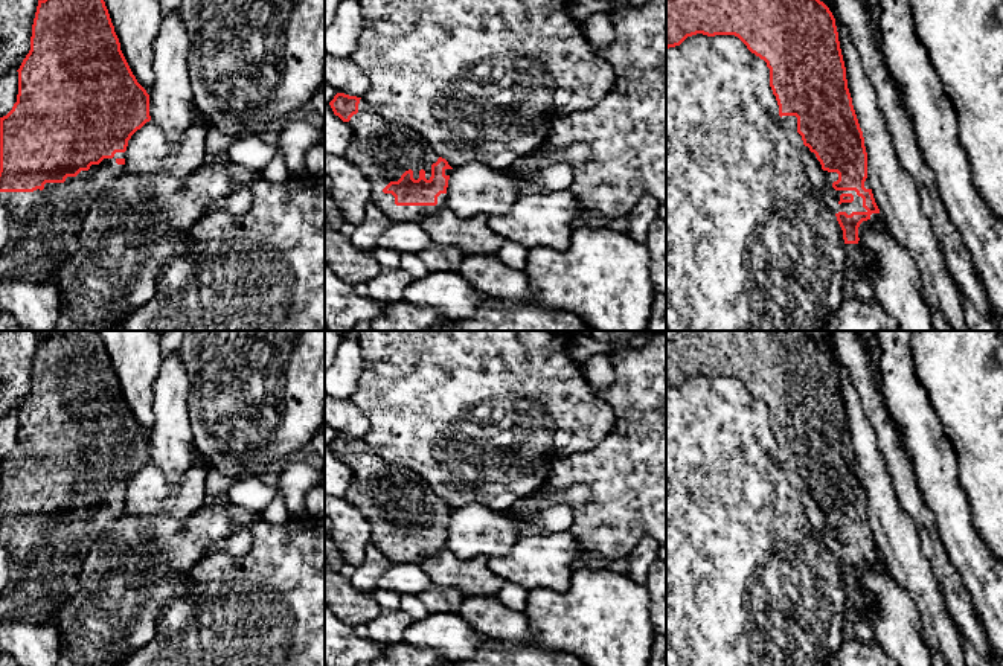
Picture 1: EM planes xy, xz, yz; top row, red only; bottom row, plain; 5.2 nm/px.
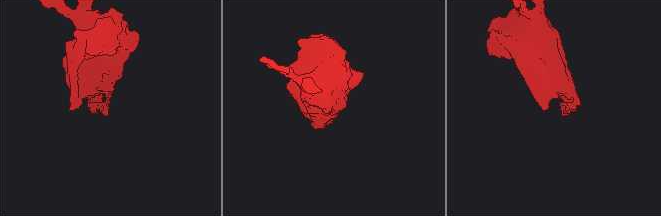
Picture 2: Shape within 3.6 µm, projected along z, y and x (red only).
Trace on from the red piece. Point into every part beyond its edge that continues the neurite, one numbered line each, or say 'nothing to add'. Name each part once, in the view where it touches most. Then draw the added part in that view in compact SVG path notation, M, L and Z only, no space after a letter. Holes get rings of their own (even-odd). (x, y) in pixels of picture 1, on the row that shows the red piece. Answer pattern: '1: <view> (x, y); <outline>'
1: yz (822, 180); M782 116L780 123L787 139L797 149L808 178L811 180L817 192L823 197L828 207L834 213L846 212L848 215L851 215L852 212L867 212L863 207L863 198L858 197L855 191L835 191L832 187L832 183L838 180L838 174L823 171L816 154L803 145L802 136L797 133L797 117Z

